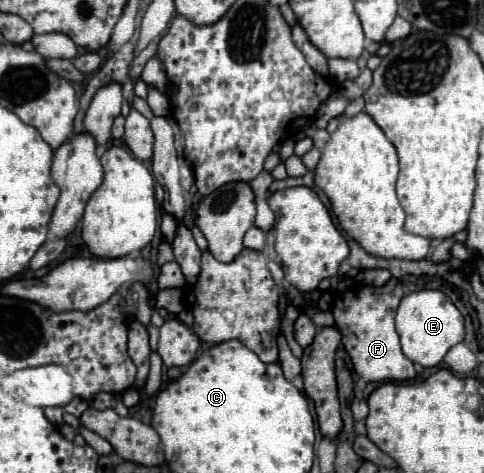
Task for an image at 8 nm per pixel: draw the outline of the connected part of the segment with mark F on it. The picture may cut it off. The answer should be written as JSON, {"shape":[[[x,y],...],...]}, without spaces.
{"shape":[[[391,278],[381,288],[363,286],[346,291],[345,296],[334,300],[332,314],[357,376],[365,382],[405,382],[415,378],[415,366],[401,352],[399,336],[395,332],[395,312],[403,298],[403,284]]]}

